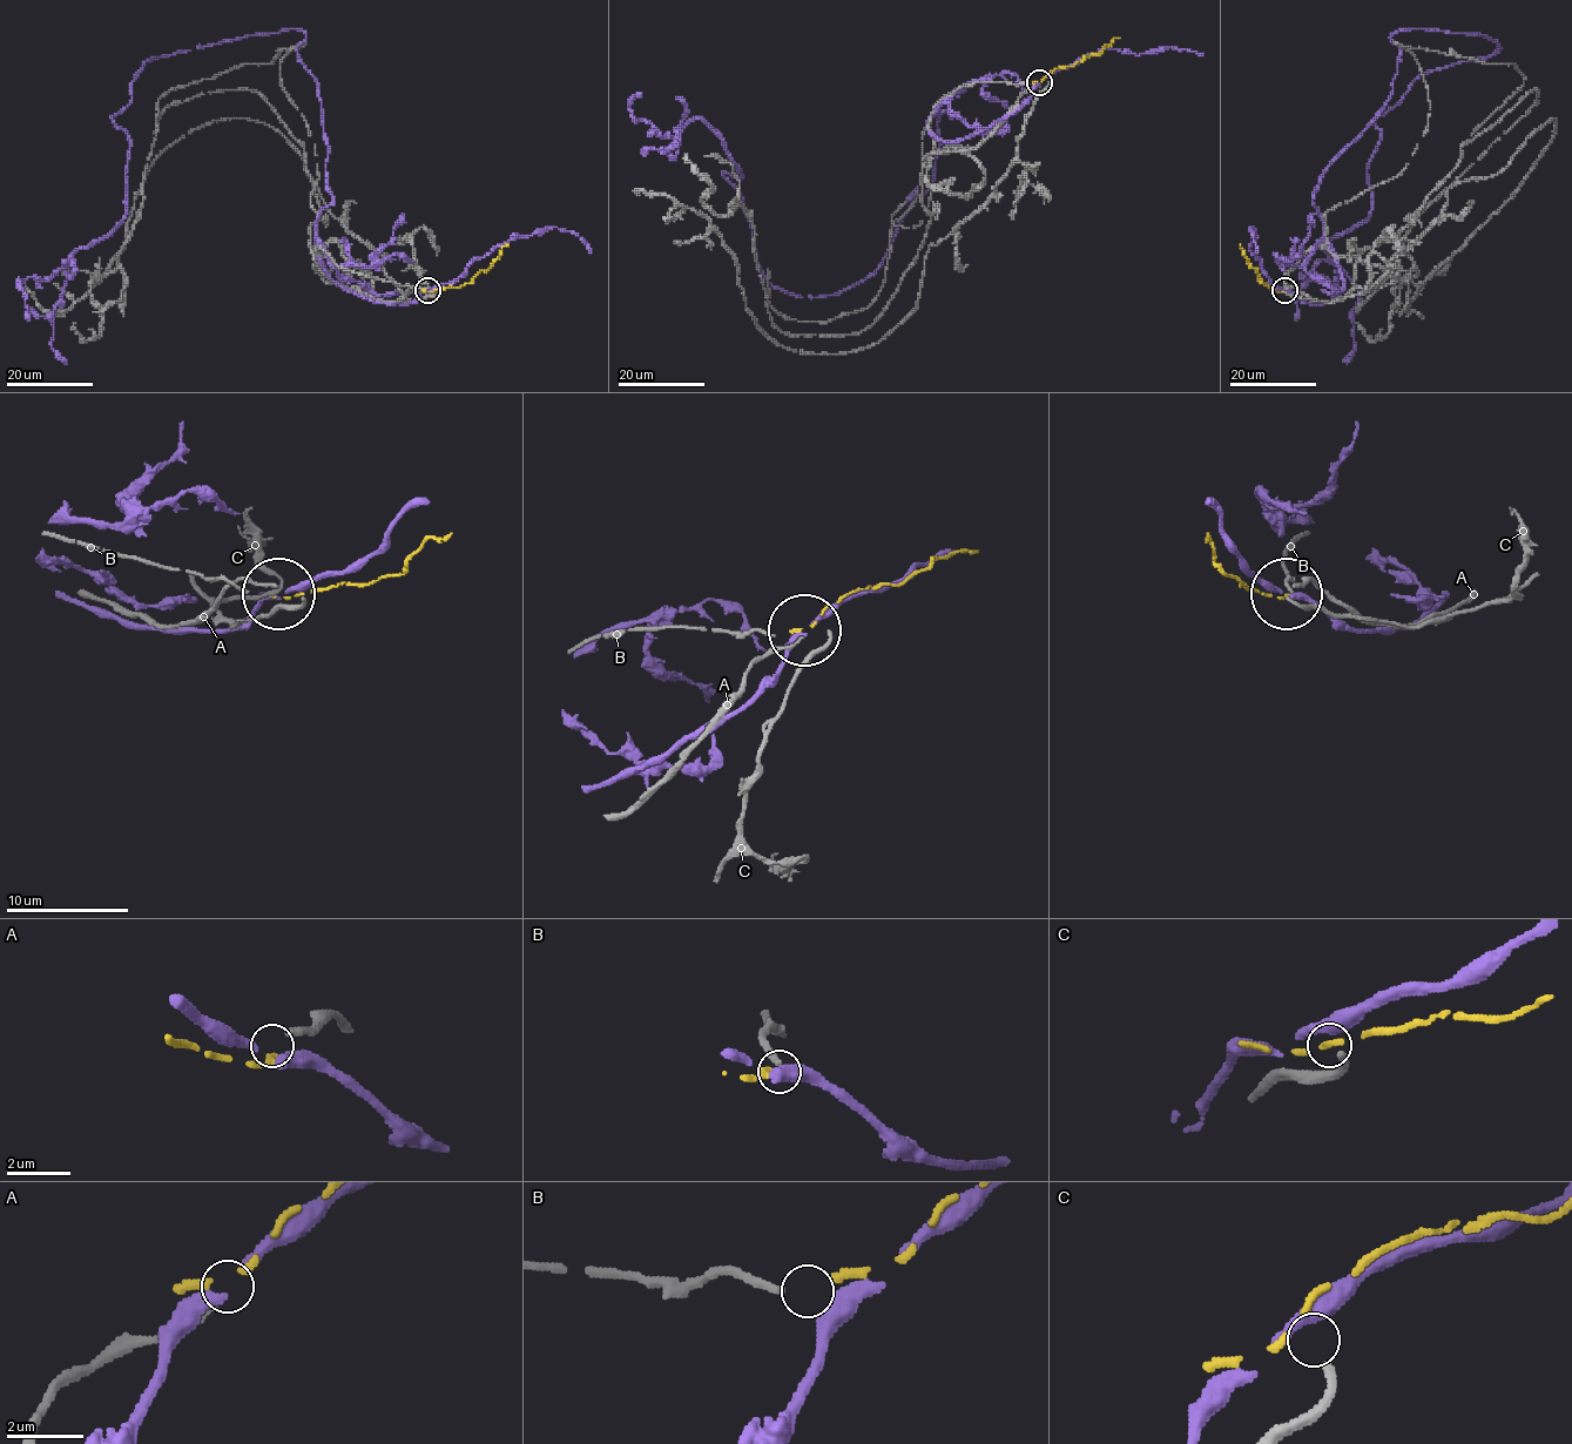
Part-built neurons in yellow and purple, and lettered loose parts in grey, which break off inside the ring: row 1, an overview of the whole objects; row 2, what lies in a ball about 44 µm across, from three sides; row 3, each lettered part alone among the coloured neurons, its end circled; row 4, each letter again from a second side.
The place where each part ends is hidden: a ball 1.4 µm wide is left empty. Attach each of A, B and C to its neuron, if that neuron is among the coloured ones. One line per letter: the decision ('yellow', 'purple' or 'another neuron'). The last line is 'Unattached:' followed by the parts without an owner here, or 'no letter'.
A: another neuron
B: yellow
C: another neuron
Unattached: A, C

